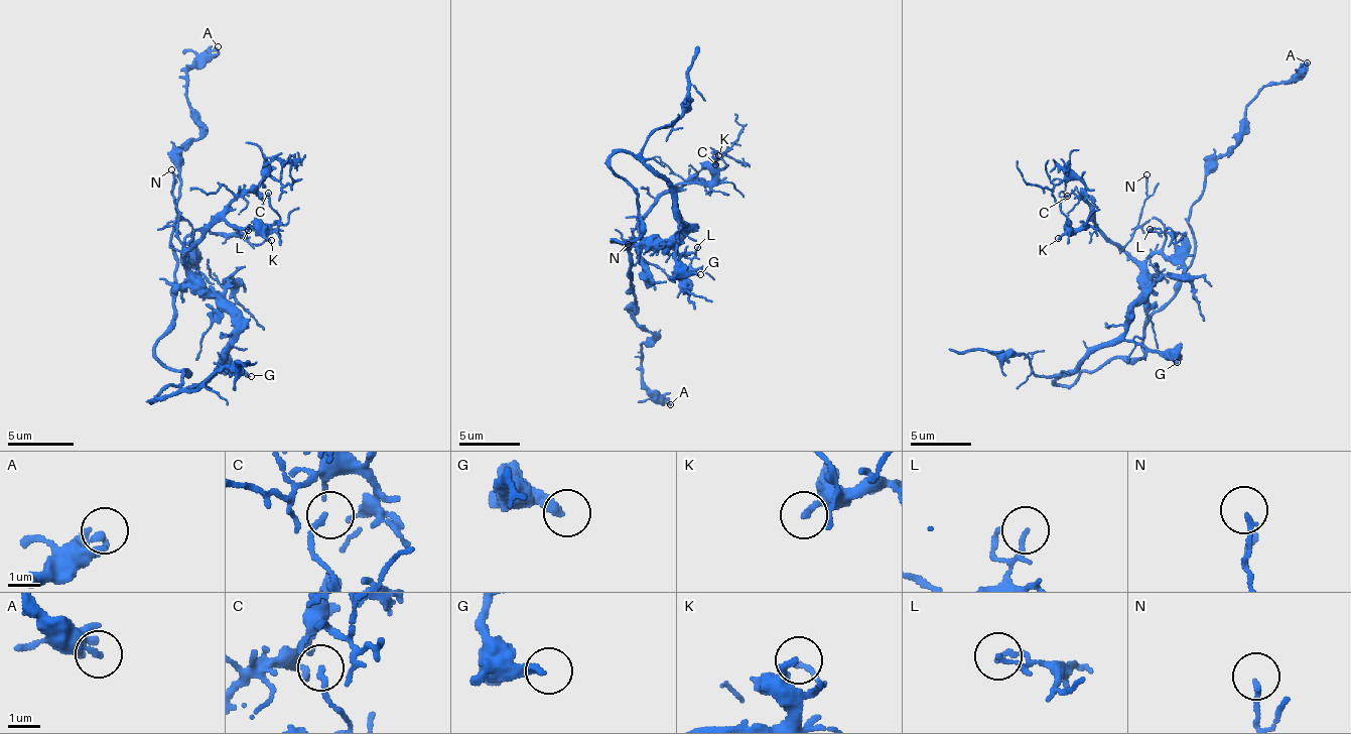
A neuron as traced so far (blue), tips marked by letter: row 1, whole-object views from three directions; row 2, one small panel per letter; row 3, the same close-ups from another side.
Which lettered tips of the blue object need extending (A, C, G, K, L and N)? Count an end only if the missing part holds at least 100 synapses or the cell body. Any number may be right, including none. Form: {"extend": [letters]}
{"extend": []}

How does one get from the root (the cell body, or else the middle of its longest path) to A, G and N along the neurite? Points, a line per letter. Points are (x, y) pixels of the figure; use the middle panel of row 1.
A: (625, 179), (637, 195), (640, 235), (613, 241), (631, 262), (634, 320), (652, 335), (643, 380), (670, 404)
G: (625, 179), (610, 164), (616, 152), (640, 155), (667, 182), (676, 198), (679, 219), (676, 259), (700, 274)
N: (625, 179), (616, 152), (667, 182), (682, 222), (670, 238), (640, 222), (628, 244)

